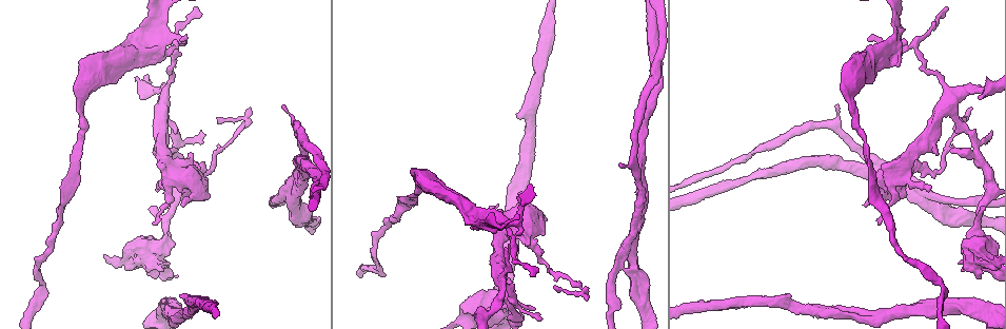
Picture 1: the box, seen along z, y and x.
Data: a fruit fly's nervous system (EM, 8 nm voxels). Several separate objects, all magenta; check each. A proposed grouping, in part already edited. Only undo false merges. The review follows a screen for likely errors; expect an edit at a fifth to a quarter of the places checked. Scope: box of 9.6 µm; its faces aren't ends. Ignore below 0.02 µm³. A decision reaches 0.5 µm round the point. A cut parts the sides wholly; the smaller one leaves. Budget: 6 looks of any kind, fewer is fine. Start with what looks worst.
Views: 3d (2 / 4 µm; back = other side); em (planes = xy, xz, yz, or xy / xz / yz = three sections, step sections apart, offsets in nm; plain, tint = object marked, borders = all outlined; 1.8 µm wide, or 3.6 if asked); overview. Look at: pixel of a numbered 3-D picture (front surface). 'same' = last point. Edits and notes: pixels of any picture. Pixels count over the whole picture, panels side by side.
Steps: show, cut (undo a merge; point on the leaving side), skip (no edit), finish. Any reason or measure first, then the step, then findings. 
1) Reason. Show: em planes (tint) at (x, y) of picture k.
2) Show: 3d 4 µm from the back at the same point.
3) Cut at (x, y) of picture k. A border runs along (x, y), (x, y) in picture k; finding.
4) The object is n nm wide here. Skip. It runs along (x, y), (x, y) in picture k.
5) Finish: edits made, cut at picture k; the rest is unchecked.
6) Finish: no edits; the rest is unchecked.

Two arms in line, one across. Show: em planes (plain) at (641, 200) of picture 1.

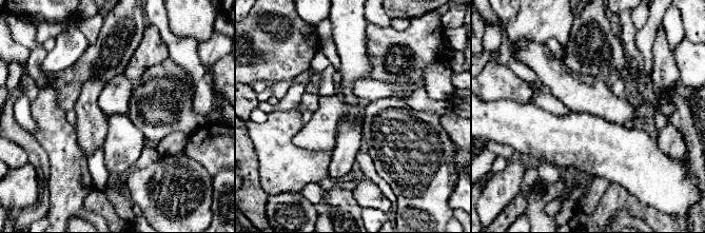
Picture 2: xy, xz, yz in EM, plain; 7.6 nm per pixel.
Where the object lies. Show: em planes (tint) at the same point.

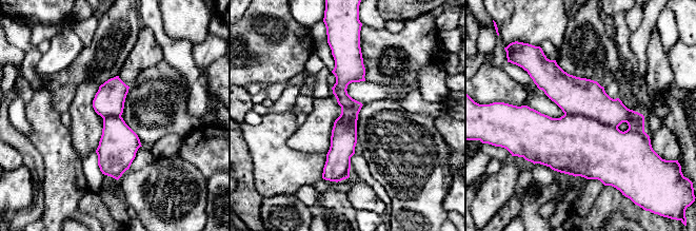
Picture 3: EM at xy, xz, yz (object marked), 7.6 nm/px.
Cut at (574, 145) of picture 3. A border runs along (564, 113), (589, 116), (617, 128) in picture 3; two cells meet here.

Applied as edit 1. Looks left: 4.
See it whole again. Show: overview.

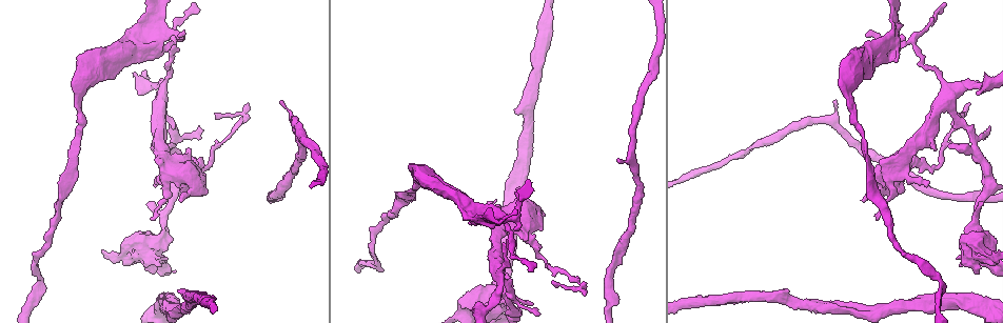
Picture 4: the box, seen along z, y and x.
Two arms at a narrow angle. Show: em xy step 16 (tint) at (145, 47) of picture 4.

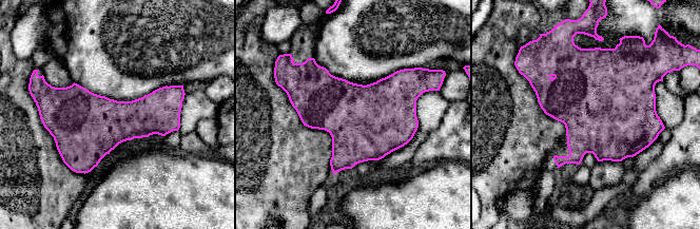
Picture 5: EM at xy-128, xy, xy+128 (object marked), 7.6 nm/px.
Cut it another way. Show: em planes (tint) at the same point.

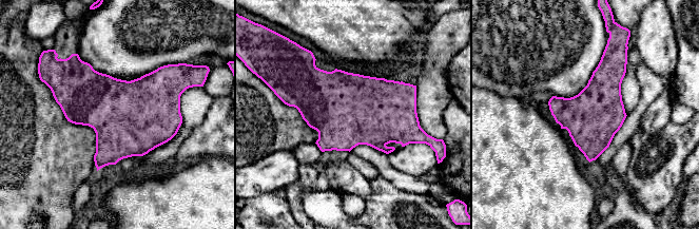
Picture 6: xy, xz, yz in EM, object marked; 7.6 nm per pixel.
Skip. One cell here.

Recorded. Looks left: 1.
Finish: edits made, cut at picture 3; the rest is unchecked.

